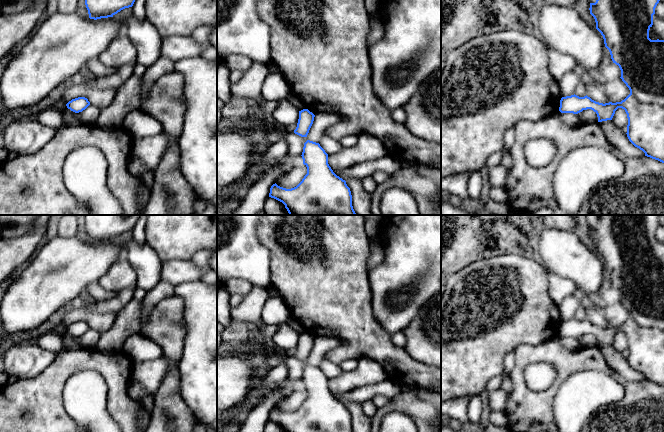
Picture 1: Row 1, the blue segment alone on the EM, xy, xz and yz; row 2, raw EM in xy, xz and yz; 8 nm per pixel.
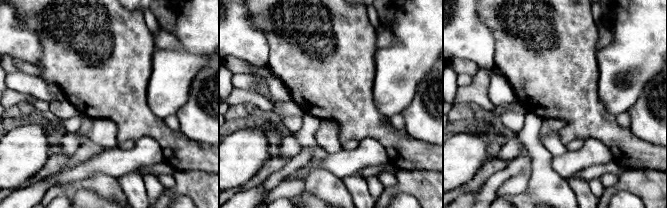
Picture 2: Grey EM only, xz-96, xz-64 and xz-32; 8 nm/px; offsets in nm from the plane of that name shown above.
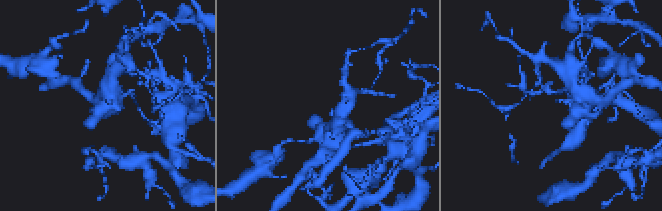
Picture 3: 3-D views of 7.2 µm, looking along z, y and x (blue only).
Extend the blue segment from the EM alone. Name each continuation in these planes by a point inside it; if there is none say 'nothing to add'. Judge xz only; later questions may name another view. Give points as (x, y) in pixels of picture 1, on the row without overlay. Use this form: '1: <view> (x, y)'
nothing to add

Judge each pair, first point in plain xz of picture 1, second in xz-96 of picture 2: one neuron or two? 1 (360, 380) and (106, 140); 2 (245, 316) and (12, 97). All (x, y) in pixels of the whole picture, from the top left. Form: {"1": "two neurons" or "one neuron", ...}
{"1": "two neurons", "2": "one neuron"}

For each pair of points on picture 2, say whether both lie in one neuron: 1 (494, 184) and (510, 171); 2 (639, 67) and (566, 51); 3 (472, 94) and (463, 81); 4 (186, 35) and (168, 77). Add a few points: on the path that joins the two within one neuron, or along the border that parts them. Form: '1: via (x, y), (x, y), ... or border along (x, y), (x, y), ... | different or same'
1: via (498, 180), (506, 174) | same
2: border along (599, 48), (596, 54), (598, 81) | different
3: border along (473, 76), (469, 84), (458, 87) | different
4: via (187, 45), (187, 58), (178, 67) | same

